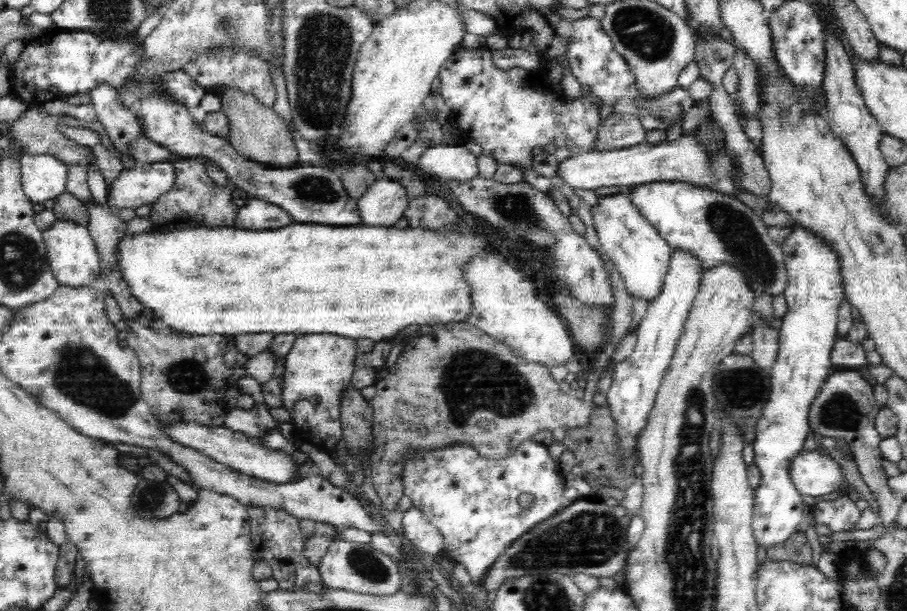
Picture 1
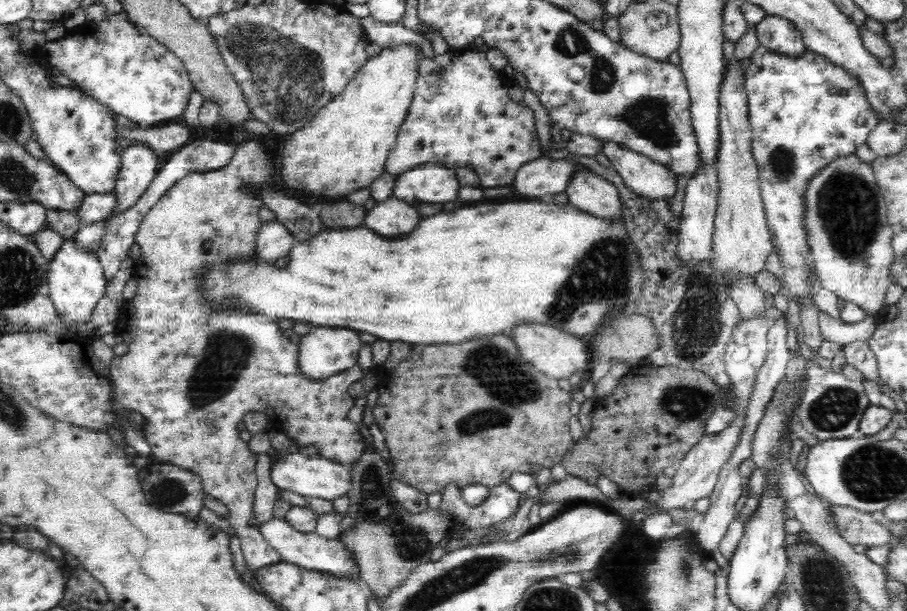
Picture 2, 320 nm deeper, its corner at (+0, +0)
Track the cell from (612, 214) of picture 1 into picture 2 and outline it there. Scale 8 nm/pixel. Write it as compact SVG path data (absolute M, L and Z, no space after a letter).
M581 166L564 188L570 204L580 211L600 219L622 222L623 212L619 192L614 183Z

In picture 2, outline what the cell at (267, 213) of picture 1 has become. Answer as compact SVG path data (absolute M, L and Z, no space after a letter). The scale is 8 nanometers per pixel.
M278 220L262 223L259 226L256 240L256 256L272 264L279 258L288 256L294 242L296 242L288 229L286 229L286 225Z

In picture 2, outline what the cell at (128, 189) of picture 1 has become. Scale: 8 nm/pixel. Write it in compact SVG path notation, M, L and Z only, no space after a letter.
M92 193L85 195L80 207L71 212L78 217L80 226L99 223L100 220L106 219L115 211L118 197L112 193Z

